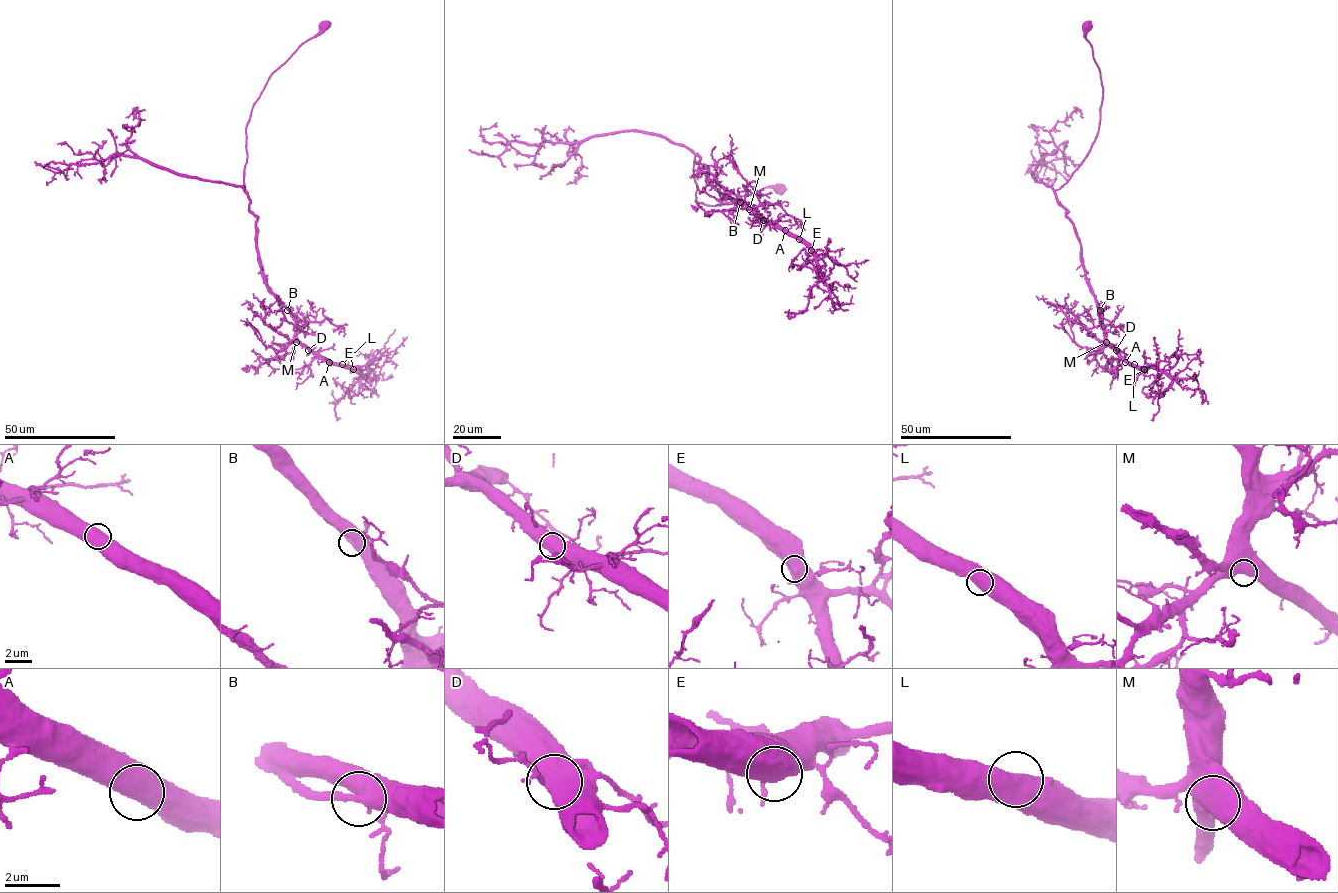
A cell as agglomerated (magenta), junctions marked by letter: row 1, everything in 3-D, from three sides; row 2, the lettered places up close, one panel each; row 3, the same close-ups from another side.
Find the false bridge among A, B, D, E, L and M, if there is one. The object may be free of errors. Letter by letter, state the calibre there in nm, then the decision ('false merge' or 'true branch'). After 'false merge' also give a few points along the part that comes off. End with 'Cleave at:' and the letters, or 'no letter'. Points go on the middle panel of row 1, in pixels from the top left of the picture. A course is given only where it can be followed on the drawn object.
A: calibre 750 nm; true branch
B: calibre 750 nm; true branch
D: calibre 700 nm; true branch
E: calibre 800 nm; true branch
L: calibre 800 nm; true branch
M: calibre 800 nm; true branch
Cleave at: no letter

